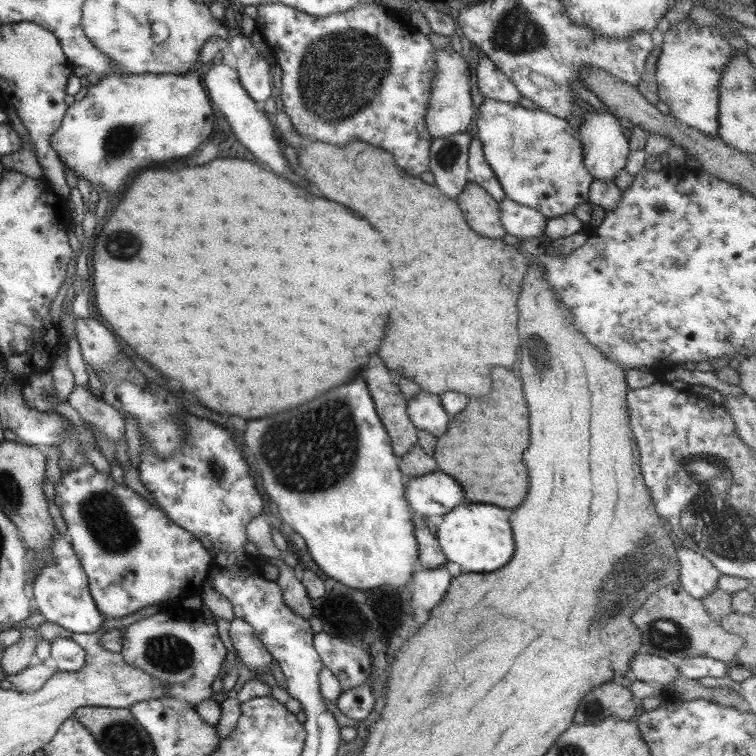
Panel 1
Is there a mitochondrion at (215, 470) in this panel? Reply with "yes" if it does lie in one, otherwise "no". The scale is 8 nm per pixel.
no

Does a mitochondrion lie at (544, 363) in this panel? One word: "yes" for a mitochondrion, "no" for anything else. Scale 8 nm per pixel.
yes

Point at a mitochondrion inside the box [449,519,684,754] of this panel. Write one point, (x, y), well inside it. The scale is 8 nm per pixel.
(592, 710)

